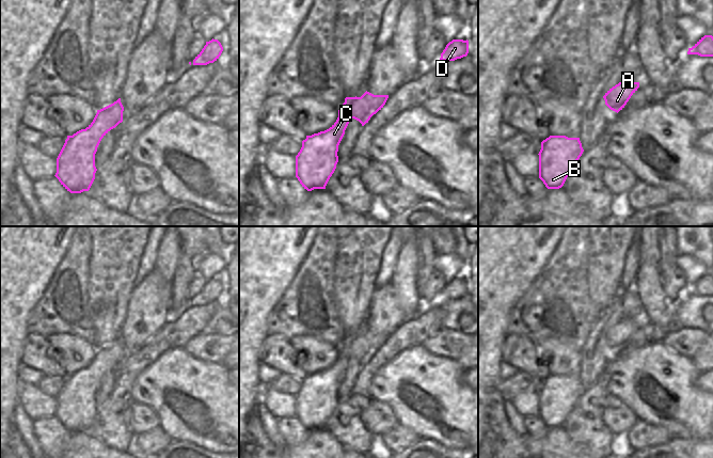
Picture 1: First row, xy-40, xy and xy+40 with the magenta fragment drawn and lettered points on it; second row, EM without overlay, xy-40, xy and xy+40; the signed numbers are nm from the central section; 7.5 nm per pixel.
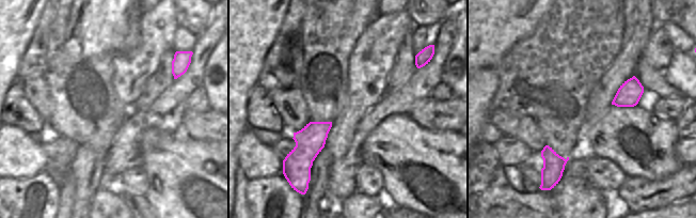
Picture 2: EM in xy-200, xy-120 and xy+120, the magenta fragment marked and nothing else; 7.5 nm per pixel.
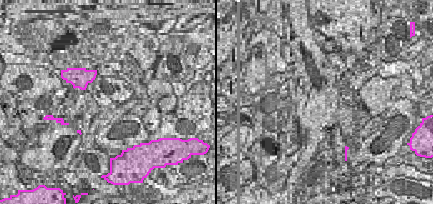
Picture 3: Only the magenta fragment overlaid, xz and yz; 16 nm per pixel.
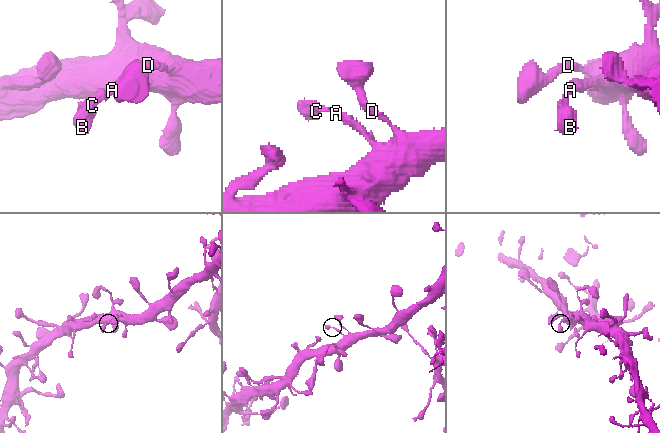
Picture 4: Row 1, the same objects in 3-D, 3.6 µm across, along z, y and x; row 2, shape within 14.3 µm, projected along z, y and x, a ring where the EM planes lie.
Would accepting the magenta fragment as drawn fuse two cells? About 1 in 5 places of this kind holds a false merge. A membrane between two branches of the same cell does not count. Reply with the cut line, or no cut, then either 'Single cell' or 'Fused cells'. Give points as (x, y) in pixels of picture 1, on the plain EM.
No split. Single cell

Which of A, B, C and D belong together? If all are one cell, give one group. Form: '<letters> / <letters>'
A B C D

